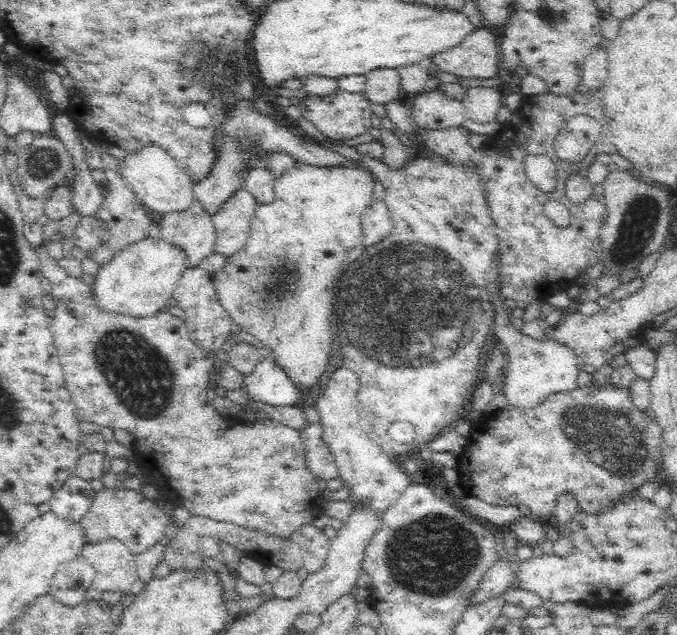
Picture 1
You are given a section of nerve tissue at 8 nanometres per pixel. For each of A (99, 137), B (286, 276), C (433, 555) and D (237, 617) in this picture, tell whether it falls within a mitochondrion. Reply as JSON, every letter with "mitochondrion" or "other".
{"A":"other","B":"mitochondrion","C":"mitochondrion","D":"other"}

